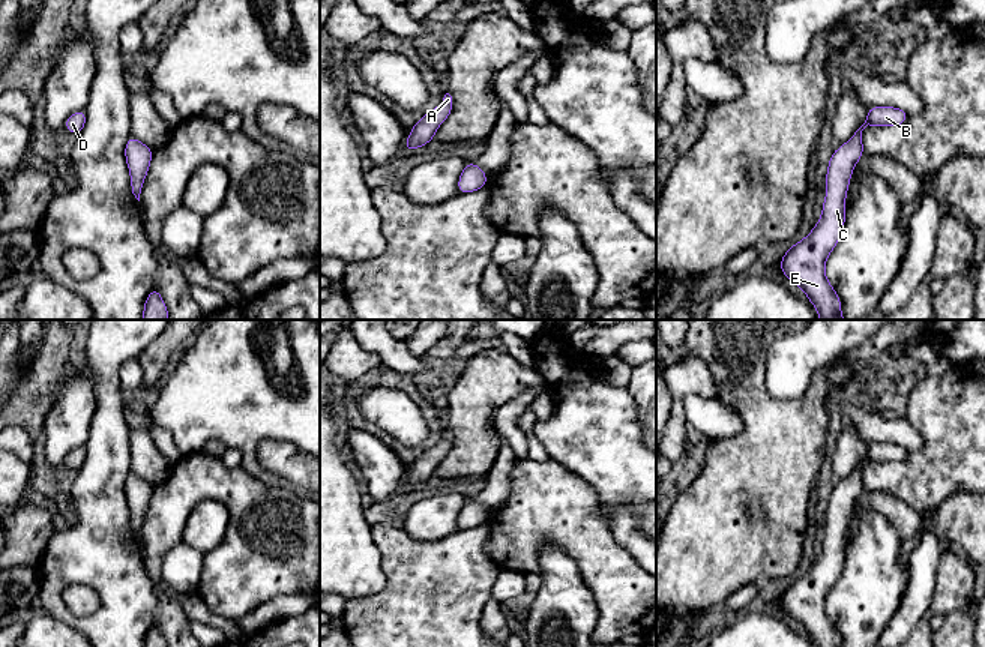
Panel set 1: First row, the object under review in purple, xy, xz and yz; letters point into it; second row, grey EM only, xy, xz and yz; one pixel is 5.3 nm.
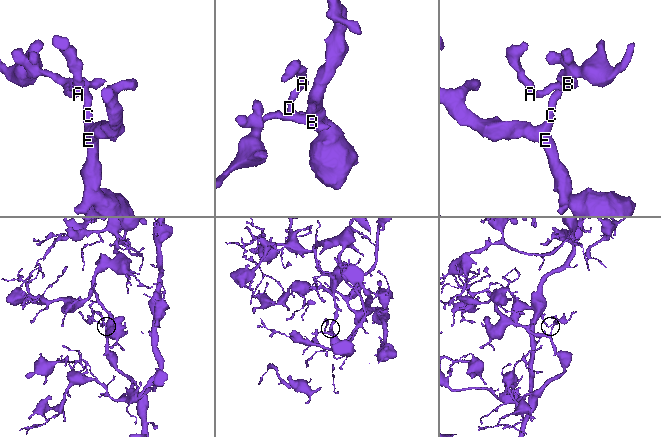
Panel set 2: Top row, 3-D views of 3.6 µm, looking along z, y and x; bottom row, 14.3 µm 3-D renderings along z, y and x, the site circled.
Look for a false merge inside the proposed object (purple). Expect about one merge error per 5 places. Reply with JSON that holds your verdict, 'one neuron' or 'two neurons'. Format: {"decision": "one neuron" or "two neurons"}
{"decision": "one neuron"}

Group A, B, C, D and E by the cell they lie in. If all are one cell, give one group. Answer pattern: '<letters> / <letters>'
A B C D E

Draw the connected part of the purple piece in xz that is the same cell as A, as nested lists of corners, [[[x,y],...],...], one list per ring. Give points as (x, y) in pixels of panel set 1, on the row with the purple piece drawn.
[[[449,93],[444,95],[443,102],[428,114],[425,114],[411,129],[404,146],[408,153],[411,153],[416,147],[428,144],[434,140],[434,134],[437,128],[447,119],[452,113],[452,96]]]

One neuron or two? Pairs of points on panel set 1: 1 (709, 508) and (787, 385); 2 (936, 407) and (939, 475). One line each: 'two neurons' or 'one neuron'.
1: two neurons
2: one neuron

